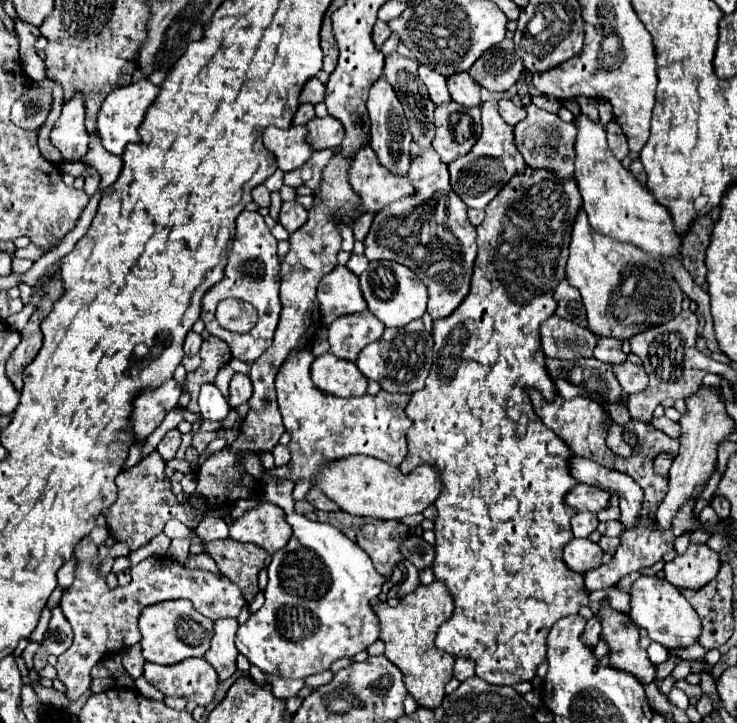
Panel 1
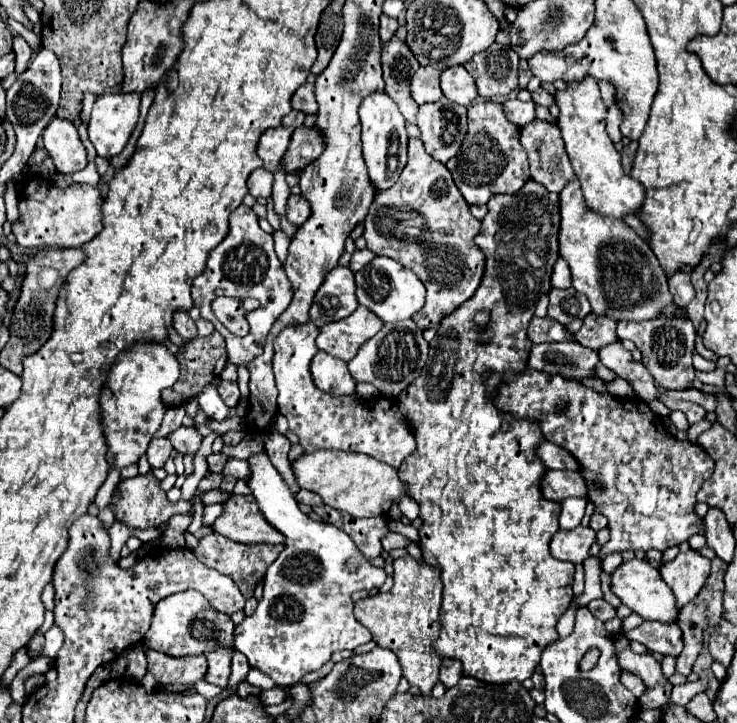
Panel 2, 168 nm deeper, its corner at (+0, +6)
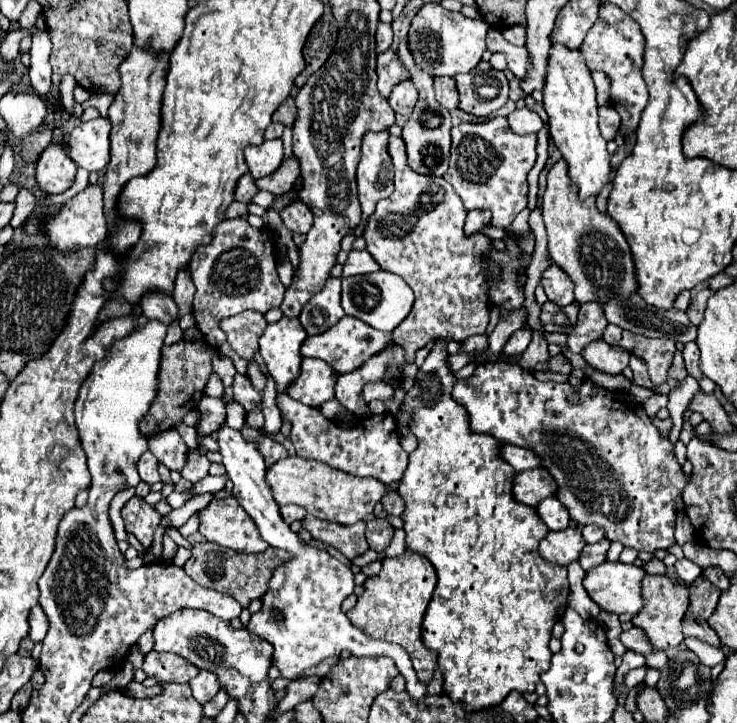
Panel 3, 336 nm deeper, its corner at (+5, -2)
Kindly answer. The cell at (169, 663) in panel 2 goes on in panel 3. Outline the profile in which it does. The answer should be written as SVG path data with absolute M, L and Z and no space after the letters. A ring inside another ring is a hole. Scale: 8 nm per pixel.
M159 651L145 655L143 671L147 677L155 677L159 683L189 683L199 673L199 669L187 659Z

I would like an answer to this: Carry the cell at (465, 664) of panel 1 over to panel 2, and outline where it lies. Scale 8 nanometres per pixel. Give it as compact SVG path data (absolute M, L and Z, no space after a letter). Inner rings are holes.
M444 659L440 667L440 683L450 689L454 687L462 677L462 665L456 659Z

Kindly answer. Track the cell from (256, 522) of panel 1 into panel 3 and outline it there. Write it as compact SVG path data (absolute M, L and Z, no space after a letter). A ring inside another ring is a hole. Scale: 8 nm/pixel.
M235 497L211 501L201 511L199 531L211 543L239 551L239 553L263 553L269 549L257 531L257 525Z

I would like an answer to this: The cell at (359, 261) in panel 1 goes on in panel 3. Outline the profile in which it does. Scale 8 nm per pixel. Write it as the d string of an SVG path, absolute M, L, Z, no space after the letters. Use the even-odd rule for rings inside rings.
M363 249L363 251L351 251L345 265L343 265L343 277L353 277L353 275L363 275L379 271L381 267L373 261L373 257Z

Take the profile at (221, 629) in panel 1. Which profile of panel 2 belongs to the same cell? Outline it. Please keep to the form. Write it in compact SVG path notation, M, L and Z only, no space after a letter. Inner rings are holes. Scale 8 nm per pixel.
M216 649L214 653L206 653L206 659L208 659L208 671L204 675L204 681L224 689L228 685L228 677L230 677L232 651L230 649Z

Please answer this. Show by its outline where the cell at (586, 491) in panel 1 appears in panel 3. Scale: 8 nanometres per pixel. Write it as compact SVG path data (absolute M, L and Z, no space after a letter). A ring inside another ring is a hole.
M543 467L537 471L523 471L515 475L515 499L537 507L543 499L553 497L557 493L557 483L549 471Z

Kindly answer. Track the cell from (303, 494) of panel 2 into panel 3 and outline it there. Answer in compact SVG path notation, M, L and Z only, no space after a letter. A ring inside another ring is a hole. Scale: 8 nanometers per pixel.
M283 505L281 507L281 515L283 515L283 519L287 523L293 523L297 519L303 519L307 515L307 511L303 507L299 507L299 505Z

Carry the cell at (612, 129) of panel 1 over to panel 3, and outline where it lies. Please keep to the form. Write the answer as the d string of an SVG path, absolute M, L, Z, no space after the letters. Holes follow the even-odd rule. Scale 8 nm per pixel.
M611 105L599 109L599 129L601 129L601 135L603 135L605 141L615 139L617 131L619 131L619 123L621 123L621 119Z

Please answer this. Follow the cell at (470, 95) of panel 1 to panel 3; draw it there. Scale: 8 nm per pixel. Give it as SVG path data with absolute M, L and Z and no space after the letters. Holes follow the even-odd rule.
M435 77L435 97L437 101L453 111L459 107L459 93L455 87L455 79L453 77Z

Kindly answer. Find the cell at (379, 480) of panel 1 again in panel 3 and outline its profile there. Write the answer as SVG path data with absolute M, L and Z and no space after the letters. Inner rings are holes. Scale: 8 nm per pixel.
M285 457L267 469L269 485L273 487L273 497L279 505L295 503L305 507L307 513L317 519L335 521L341 525L353 525L363 521L373 513L375 505L389 493L389 485L381 483L375 477L353 477L345 471L337 471L321 461L307 461L301 457Z

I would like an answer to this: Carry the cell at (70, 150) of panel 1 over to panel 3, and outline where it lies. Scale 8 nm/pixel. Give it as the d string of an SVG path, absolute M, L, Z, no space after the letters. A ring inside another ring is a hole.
M49 143L37 161L37 183L49 193L57 195L67 191L77 175L77 165L69 159L61 143Z

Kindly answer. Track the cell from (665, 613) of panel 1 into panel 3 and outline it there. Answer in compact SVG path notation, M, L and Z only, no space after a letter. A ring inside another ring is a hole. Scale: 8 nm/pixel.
M621 561L601 563L601 567L593 567L585 575L585 589L589 597L609 613L631 613L637 615L643 607L641 581L645 577L645 569L637 565L627 565Z

